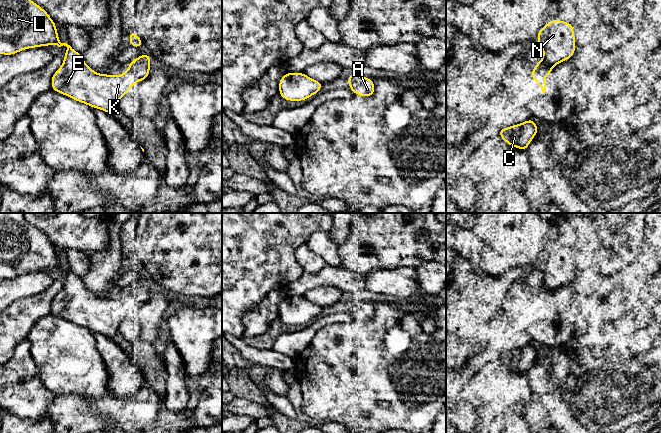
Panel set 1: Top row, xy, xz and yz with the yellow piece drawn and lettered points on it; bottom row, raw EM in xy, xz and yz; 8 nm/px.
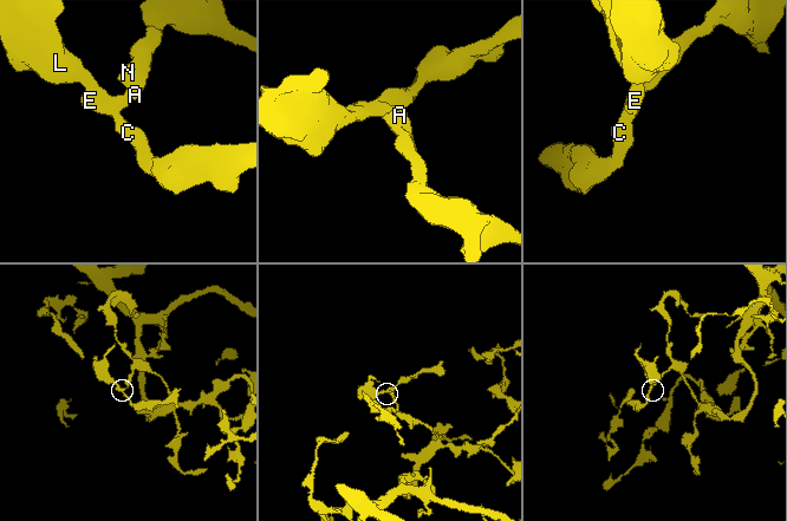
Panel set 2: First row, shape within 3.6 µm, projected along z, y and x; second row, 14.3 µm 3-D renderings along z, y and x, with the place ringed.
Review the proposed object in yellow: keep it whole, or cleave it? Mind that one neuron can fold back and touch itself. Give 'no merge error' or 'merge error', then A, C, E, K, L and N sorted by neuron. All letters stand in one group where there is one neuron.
no merge error; groups A C E K L N

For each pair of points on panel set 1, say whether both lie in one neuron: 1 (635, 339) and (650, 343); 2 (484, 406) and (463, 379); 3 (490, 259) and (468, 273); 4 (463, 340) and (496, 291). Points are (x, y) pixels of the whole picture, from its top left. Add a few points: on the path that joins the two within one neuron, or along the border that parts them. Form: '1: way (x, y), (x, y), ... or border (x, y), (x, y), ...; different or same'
1: way (639, 340), (646, 340); same
2: border (476, 372), (463, 390), (463, 396), (473, 407); different
3: border (457, 255), (478, 265), (488, 273), (500, 275); different
4: way (463, 323), (463, 306), (479, 291); same

